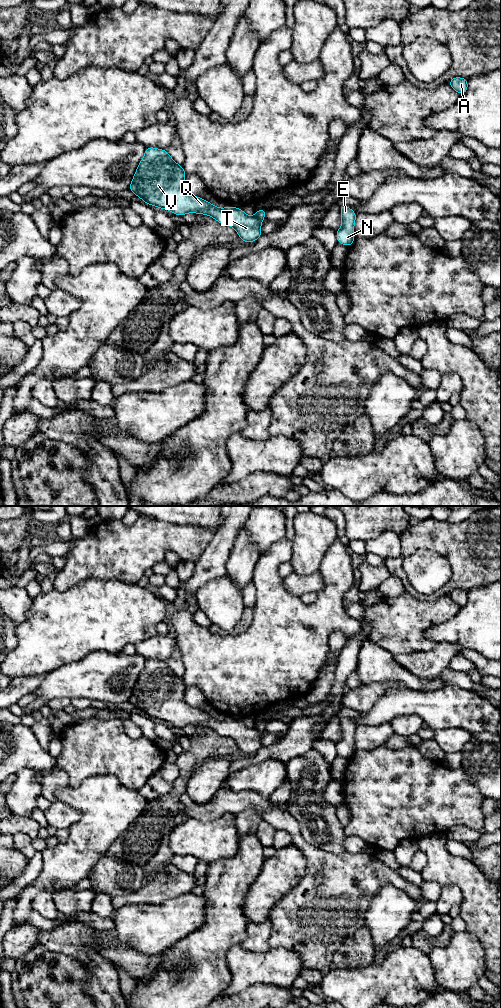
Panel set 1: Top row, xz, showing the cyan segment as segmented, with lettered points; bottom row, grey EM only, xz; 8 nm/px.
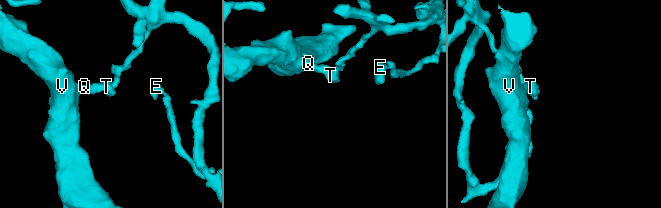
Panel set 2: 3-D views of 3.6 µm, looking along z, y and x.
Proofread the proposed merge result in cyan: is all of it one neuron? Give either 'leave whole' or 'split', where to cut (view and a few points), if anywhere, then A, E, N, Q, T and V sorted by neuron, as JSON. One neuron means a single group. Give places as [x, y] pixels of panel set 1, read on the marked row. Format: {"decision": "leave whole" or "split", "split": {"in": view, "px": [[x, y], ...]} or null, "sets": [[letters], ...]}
{"decision": "split", "split": {"in": "xz", "px": [[255, 216], [261, 221]]}, "sets": [["A", "E", "N"], ["Q", "T", "V"]]}

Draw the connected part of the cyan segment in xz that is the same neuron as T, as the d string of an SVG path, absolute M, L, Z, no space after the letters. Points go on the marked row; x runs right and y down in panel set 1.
M148 146L128 190L144 203L169 210L177 216L186 213L211 216L220 224L233 227L242 242L255 242L262 236L262 221L259 218L248 216L237 207L218 208L211 202L191 195L185 190L185 177L183 167L165 149Z

